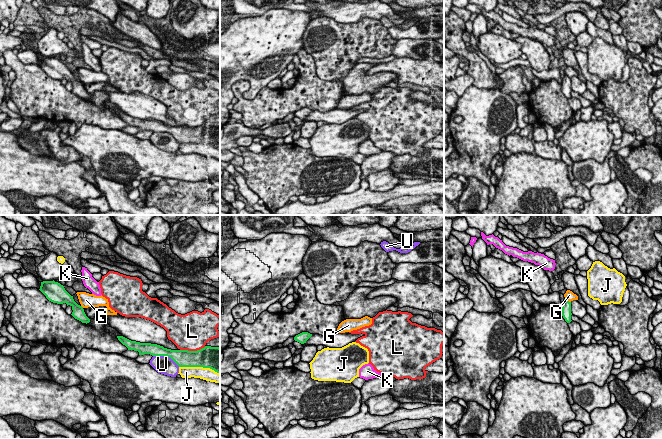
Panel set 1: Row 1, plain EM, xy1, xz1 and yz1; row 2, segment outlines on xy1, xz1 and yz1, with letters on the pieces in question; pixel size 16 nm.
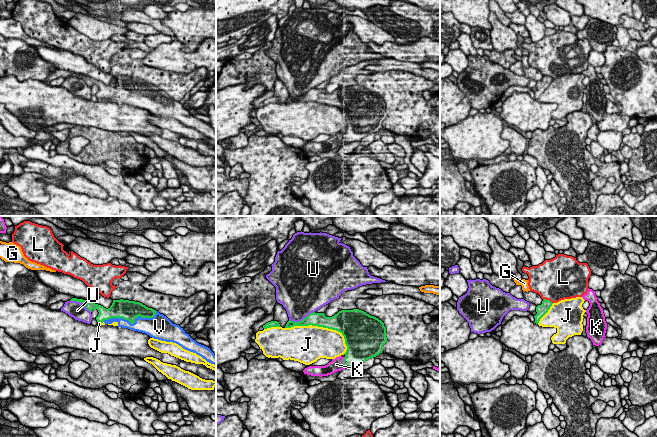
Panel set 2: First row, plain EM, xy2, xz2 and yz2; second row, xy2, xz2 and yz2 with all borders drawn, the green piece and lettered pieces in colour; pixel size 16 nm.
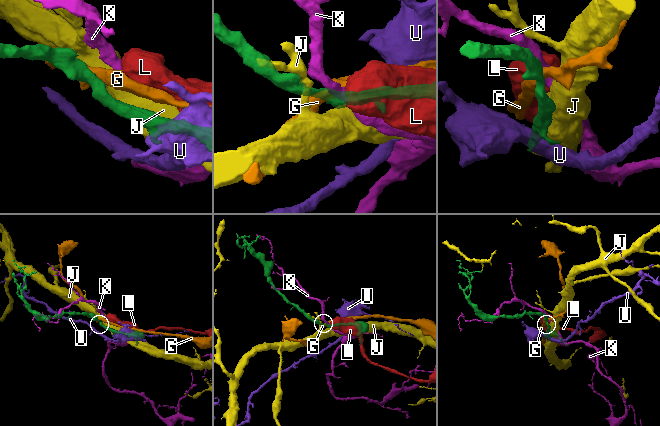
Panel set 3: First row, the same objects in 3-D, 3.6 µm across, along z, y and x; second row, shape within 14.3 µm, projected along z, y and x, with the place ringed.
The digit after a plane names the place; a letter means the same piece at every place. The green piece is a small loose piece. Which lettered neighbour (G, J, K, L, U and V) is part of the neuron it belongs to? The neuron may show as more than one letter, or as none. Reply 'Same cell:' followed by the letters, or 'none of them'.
Same cell: V

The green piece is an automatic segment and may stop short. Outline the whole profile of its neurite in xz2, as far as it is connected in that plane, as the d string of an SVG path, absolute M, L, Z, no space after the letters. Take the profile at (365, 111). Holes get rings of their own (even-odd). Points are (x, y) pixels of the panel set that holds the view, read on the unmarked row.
M359 85L341 86L332 93L313 88L302 97L289 96L285 104L309 101L336 106L344 112L347 122L343 135L345 144L361 141L376 133L382 129L387 117L384 99Z

